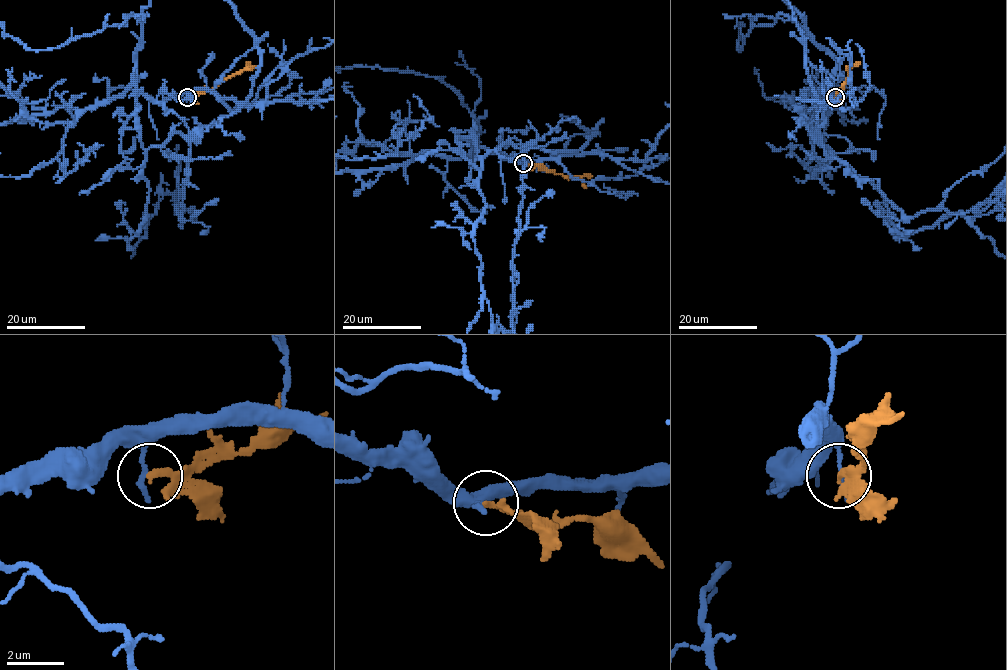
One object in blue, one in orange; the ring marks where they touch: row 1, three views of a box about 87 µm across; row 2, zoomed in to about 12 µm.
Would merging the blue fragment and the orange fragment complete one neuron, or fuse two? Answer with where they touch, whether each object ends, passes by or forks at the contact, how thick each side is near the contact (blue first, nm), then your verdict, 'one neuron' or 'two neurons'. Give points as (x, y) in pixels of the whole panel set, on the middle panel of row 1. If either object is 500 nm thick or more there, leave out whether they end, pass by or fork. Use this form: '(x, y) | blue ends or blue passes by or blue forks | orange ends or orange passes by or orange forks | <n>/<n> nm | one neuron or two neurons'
(523, 163) | blue ends | orange ends | 200/170 nm | two neurons

